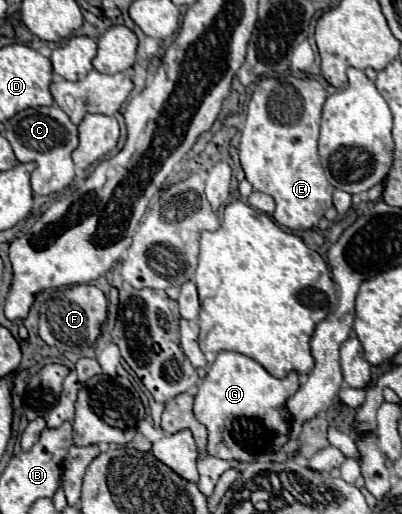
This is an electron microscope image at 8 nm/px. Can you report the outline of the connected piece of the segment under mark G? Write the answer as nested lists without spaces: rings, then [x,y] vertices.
[[[221,351],[217,353],[215,363],[199,383],[193,413],[197,421],[201,421],[207,431],[207,453],[225,461],[243,461],[251,463],[263,453],[271,453],[287,443],[289,439],[289,413],[285,409],[285,401],[299,389],[299,375],[293,371],[283,379],[277,379],[269,375],[257,361],[253,361],[247,355],[235,353],[235,351]]]

